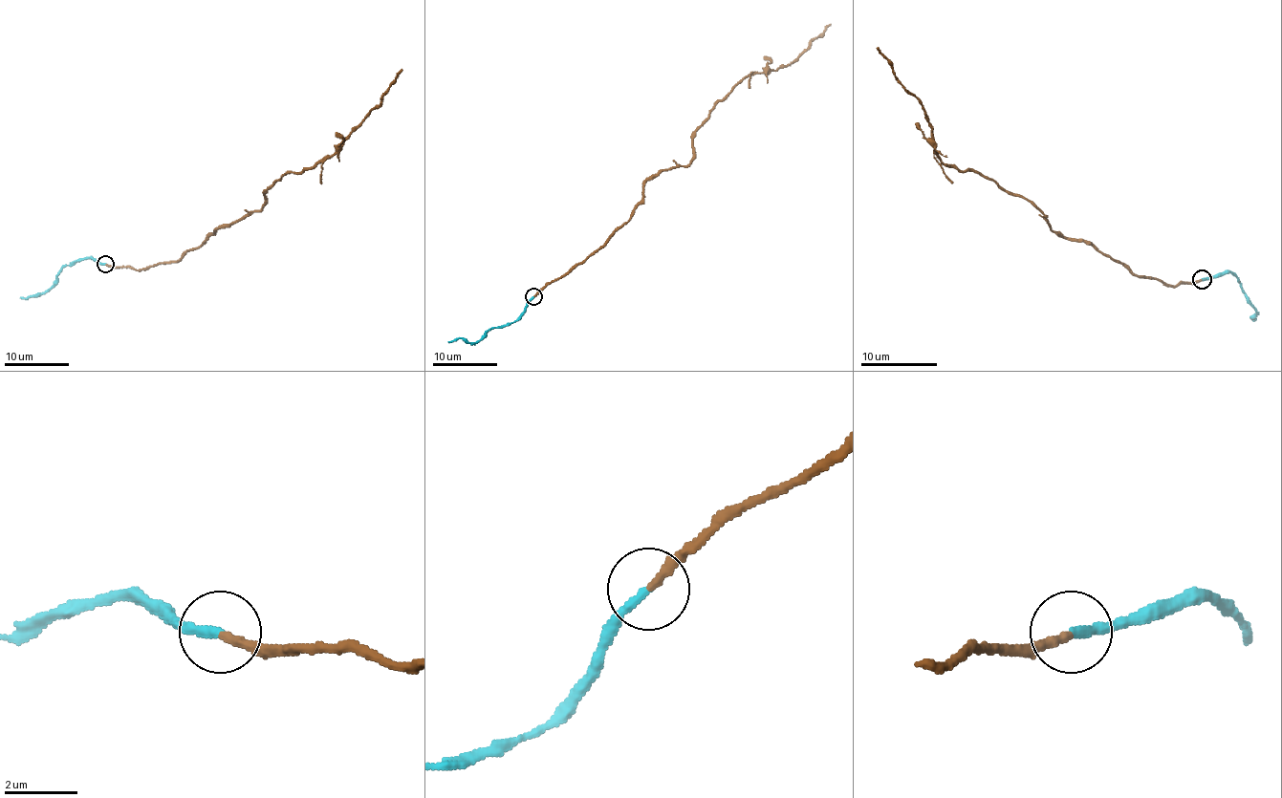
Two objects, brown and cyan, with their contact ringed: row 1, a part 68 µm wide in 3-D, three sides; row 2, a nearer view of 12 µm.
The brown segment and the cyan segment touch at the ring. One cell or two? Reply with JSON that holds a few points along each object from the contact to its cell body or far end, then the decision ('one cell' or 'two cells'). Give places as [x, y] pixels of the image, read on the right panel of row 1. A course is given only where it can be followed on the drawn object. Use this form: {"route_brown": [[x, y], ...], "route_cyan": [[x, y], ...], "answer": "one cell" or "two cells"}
{"route_brown": [[1201, 280], [1138, 278], [1082, 240], [1057, 236], [1023, 198], [948, 167], [935, 154], [923, 106], [878, 47]], "route_cyan": [[1201, 280], [1231, 272], [1256, 309], [1256, 314], [1250, 318], [1256, 318]], "answer": "two cells"}

